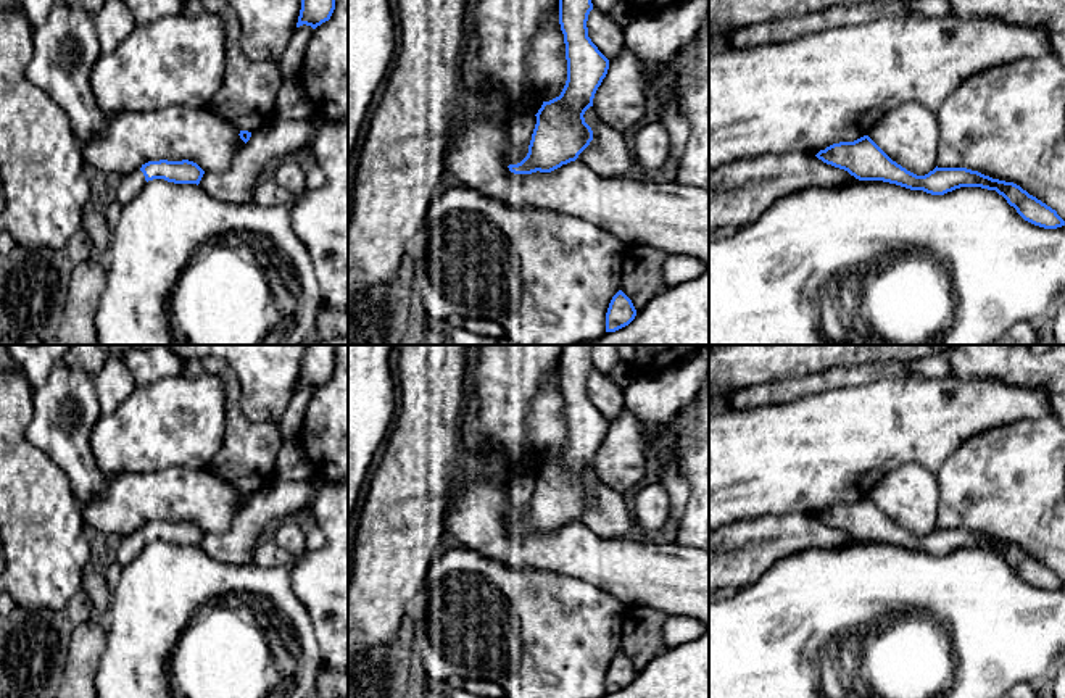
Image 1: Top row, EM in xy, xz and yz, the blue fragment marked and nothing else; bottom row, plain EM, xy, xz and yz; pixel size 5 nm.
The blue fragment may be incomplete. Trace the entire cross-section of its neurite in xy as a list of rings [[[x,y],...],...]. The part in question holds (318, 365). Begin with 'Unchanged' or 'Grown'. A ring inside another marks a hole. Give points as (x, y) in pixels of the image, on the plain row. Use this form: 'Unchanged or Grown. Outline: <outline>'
Unchanged. Outline: [[[308,345],[301,359],[296,388],[306,385],[316,390],[329,382],[335,371],[337,345]]]

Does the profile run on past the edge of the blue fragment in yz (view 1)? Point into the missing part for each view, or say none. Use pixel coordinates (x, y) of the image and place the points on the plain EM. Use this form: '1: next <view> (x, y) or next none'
1: next none

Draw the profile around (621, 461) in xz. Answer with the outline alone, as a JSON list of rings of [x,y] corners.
[[[625,408],[609,422],[607,435],[595,455],[593,467],[599,480],[624,498],[643,487],[644,427],[630,409]]]

